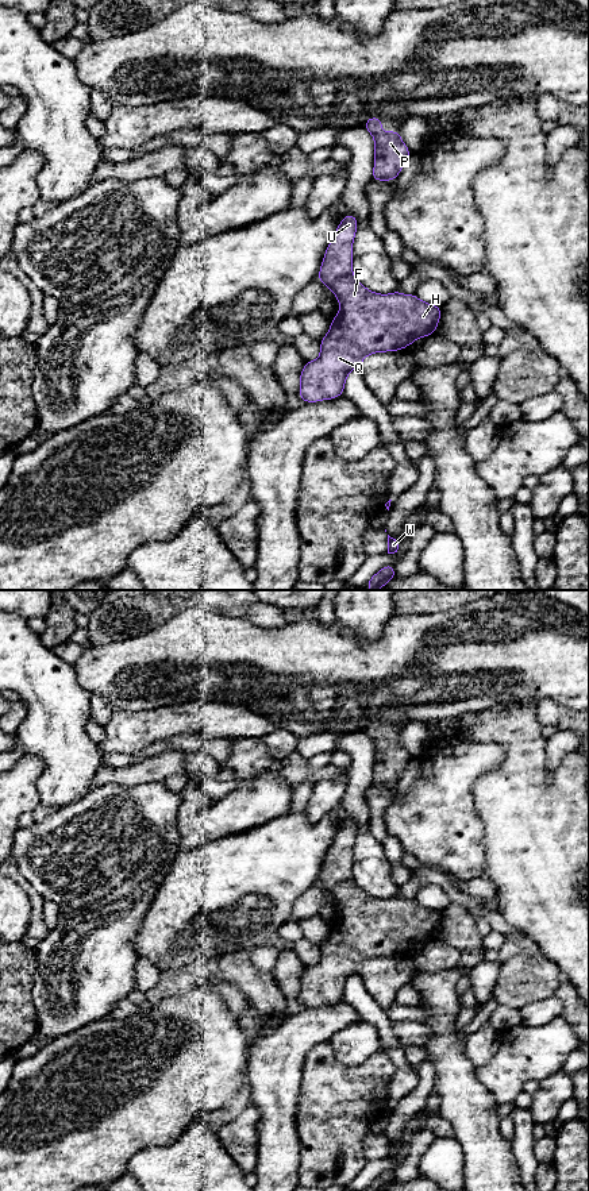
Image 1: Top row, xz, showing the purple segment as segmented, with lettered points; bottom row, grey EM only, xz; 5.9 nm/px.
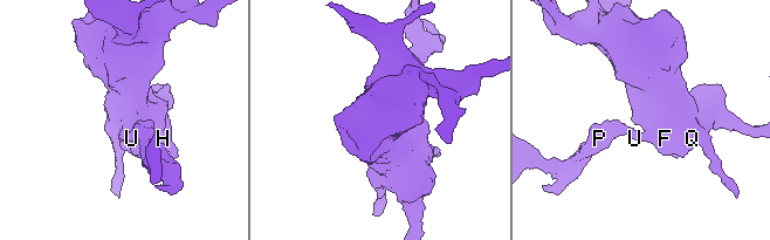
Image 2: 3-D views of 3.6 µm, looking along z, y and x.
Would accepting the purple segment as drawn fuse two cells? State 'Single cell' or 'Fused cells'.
Single cell

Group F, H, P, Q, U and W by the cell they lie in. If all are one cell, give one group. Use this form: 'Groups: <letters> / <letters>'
Groups: F H P Q U W

